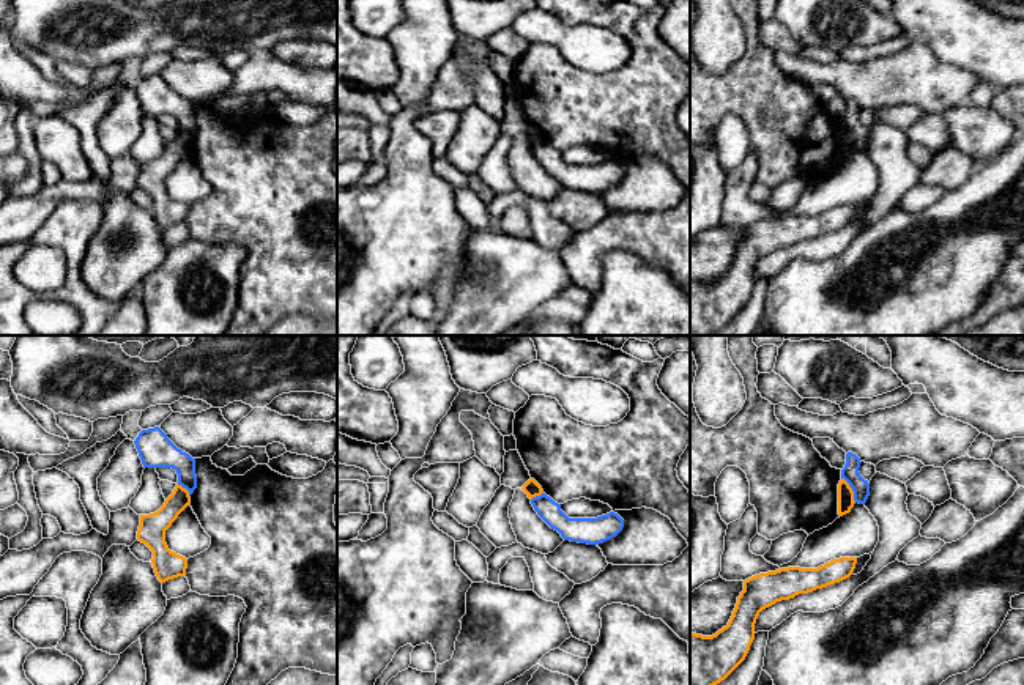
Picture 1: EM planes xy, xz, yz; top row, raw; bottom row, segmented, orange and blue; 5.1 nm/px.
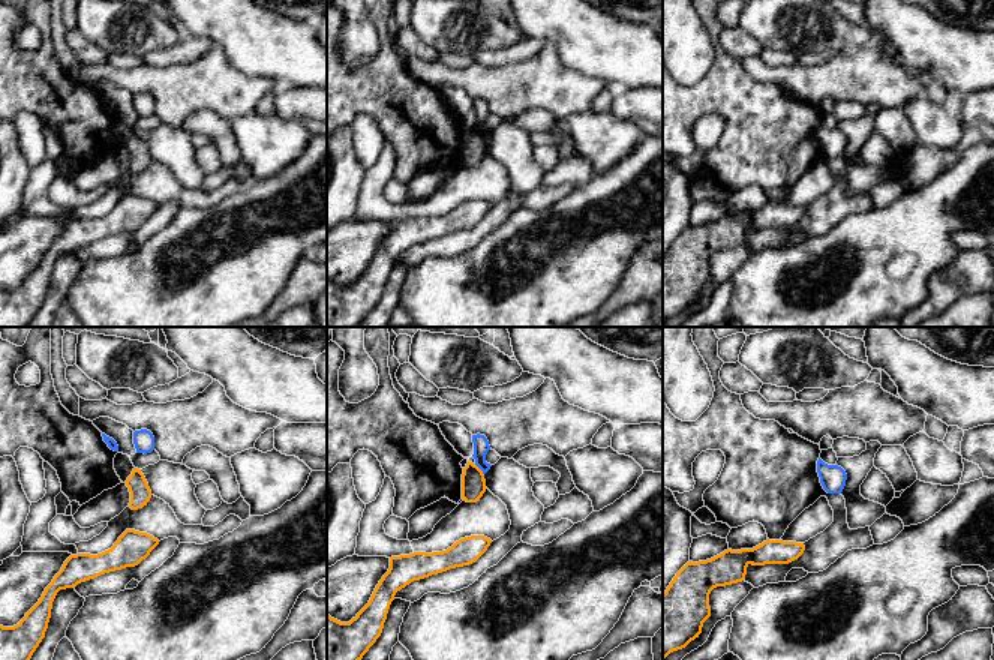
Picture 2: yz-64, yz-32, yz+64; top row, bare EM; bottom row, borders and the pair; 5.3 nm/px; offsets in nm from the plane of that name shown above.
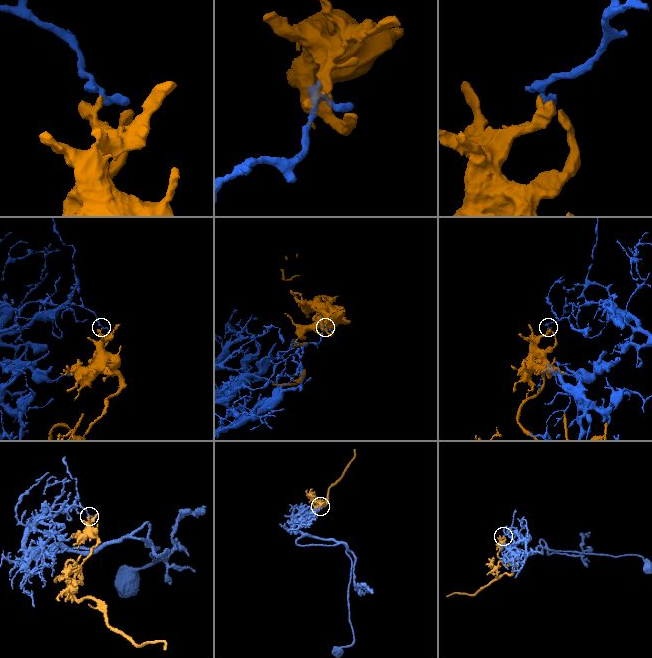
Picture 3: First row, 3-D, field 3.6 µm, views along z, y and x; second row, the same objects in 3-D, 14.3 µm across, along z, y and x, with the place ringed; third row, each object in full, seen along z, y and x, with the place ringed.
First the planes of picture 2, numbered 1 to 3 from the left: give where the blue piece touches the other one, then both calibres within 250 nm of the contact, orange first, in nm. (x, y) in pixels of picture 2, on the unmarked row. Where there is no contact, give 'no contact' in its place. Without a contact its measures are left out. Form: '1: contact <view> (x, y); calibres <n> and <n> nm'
1: no contact
2: contact yz-32 (480, 134); calibres 130 and 80 nm
3: no contact

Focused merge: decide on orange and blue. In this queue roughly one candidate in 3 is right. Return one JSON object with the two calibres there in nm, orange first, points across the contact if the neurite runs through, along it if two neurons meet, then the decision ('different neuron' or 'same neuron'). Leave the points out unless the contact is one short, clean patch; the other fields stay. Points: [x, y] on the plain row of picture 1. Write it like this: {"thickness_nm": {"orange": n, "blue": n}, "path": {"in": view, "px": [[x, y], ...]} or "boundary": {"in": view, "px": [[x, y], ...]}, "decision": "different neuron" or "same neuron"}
{"thickness_nm": {"orange": 80, "blue": 90}, "boundary": {"in": "yz", "px": [[842, 125], [851, 136], [856, 148]]}, "decision": "different neuron"}

